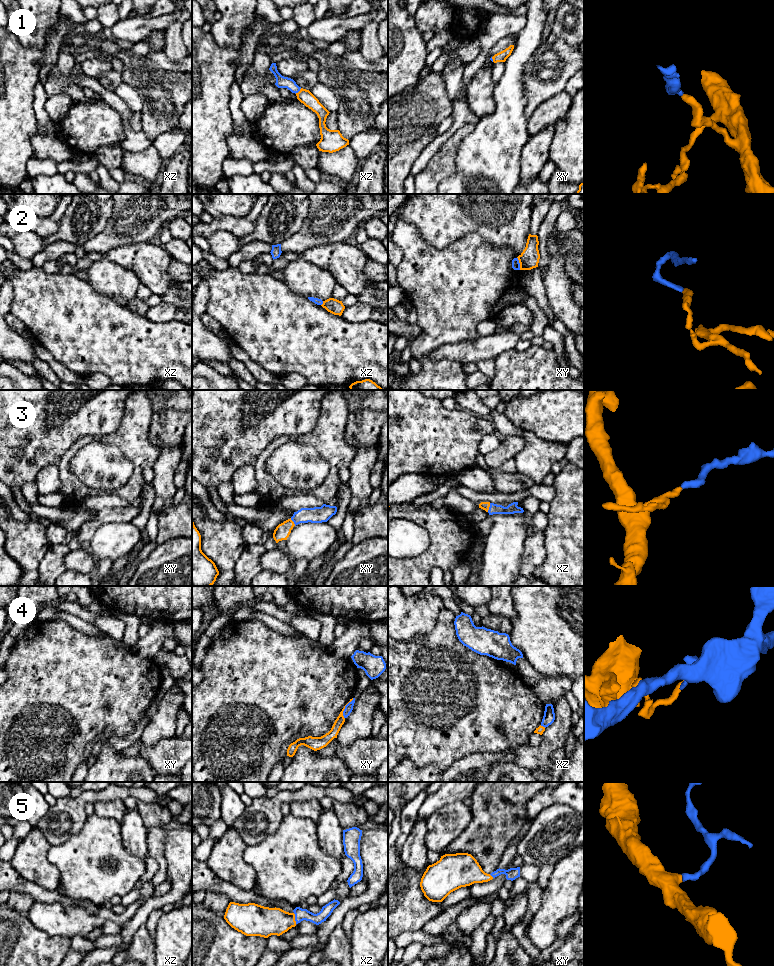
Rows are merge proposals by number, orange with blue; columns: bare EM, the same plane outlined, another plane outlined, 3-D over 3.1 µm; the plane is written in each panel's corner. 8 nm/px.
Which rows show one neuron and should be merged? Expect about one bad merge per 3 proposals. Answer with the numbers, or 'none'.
1, 3, 5

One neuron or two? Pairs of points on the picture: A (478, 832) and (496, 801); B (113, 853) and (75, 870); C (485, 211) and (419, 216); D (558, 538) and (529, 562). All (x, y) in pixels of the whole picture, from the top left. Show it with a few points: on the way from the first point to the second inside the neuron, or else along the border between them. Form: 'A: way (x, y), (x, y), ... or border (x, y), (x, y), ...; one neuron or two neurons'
A: way (486, 824), (496, 814), (496, 809); one neuron
B: way (104, 856), (99, 857), (84, 870); one neuron
C: way (469, 211), (435, 211); one neuron
D: border (542, 531), (545, 552); two neurons

